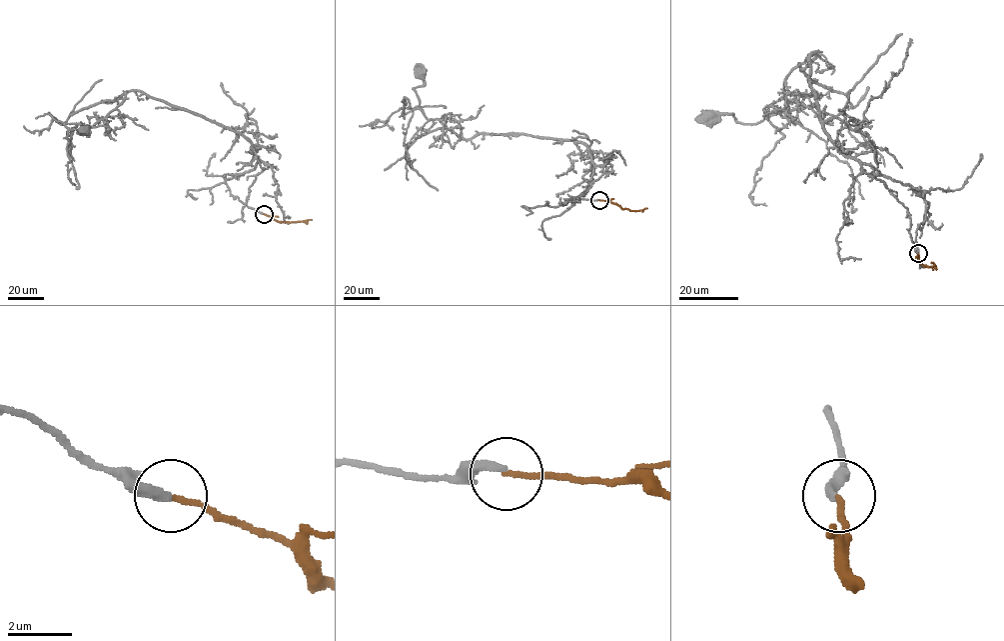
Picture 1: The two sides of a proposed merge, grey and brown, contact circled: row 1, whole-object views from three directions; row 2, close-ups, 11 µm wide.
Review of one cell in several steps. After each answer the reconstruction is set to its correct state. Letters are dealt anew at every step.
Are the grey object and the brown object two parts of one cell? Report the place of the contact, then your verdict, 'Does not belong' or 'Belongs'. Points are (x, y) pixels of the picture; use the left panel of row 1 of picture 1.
Place: (264, 214). Belongs

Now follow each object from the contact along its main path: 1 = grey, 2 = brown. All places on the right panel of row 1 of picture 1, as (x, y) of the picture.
1: (917, 253), (925, 200), (825, 132), (809, 83), (818, 52), (785, 80), (785, 111), (752, 124), (709, 117)
2: (917, 253), (924, 267), (934, 266), (931, 262)

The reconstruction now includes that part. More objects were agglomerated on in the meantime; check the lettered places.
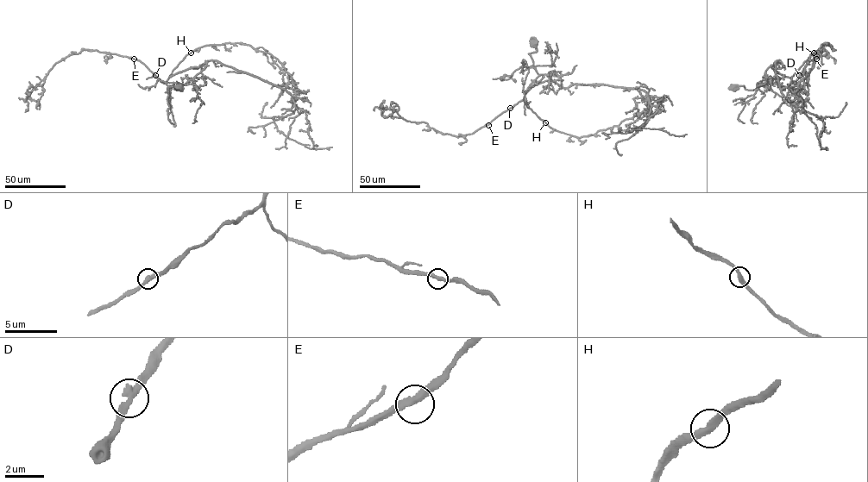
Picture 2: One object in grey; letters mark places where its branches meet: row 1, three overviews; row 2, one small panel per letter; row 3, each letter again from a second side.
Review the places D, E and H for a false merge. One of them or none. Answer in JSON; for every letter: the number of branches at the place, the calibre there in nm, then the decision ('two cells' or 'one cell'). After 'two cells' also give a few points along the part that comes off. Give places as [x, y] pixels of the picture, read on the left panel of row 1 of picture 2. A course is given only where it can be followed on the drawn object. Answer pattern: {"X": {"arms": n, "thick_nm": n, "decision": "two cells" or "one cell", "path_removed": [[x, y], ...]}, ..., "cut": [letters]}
{"D": {"arms": 2, "thick_nm": 320, "decision": "one cell"}, "E": {"arms": 2, "thick_nm": 360, "decision": "one cell"}, "H": {"arms": 2, "thick_nm": 360, "decision": "one cell"}, "cut": []}

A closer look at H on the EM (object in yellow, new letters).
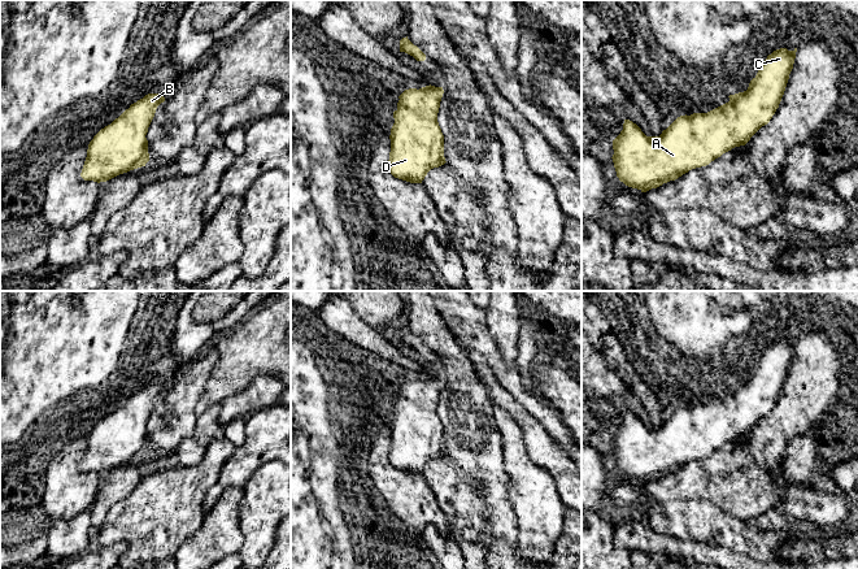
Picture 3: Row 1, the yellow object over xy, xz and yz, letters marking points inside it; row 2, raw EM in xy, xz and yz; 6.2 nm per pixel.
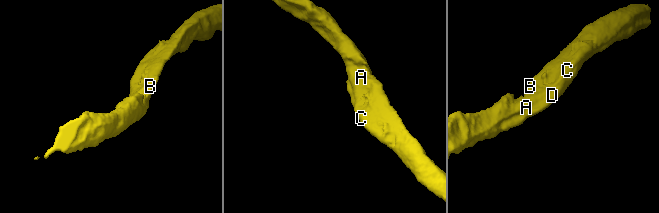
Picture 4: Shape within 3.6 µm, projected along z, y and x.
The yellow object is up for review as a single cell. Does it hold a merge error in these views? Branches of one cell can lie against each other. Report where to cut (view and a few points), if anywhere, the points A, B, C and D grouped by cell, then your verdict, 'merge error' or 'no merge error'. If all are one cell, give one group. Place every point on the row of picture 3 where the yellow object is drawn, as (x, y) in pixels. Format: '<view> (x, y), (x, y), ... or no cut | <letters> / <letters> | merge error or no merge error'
no cut | A B C D | no merge error

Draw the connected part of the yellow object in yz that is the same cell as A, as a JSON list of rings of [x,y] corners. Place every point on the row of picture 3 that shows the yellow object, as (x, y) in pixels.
[[[797,48],[774,51],[744,92],[707,112],[678,117],[659,136],[646,136],[630,120],[613,140],[617,177],[646,192],[709,165],[735,147],[745,145],[775,114],[793,69]]]

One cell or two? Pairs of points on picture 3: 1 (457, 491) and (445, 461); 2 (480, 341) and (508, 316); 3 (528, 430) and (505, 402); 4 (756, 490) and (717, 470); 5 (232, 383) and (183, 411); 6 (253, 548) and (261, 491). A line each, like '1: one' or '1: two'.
1: one
2: two
3: one
4: one
5: two
6: one

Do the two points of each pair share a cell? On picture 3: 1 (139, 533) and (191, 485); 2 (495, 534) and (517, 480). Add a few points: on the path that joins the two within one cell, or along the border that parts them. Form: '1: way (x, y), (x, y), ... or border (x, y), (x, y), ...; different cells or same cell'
1: way (152, 520), (178, 494); same cell
2: border (504, 469), (508, 477), (508, 499), (518, 528); different cells

